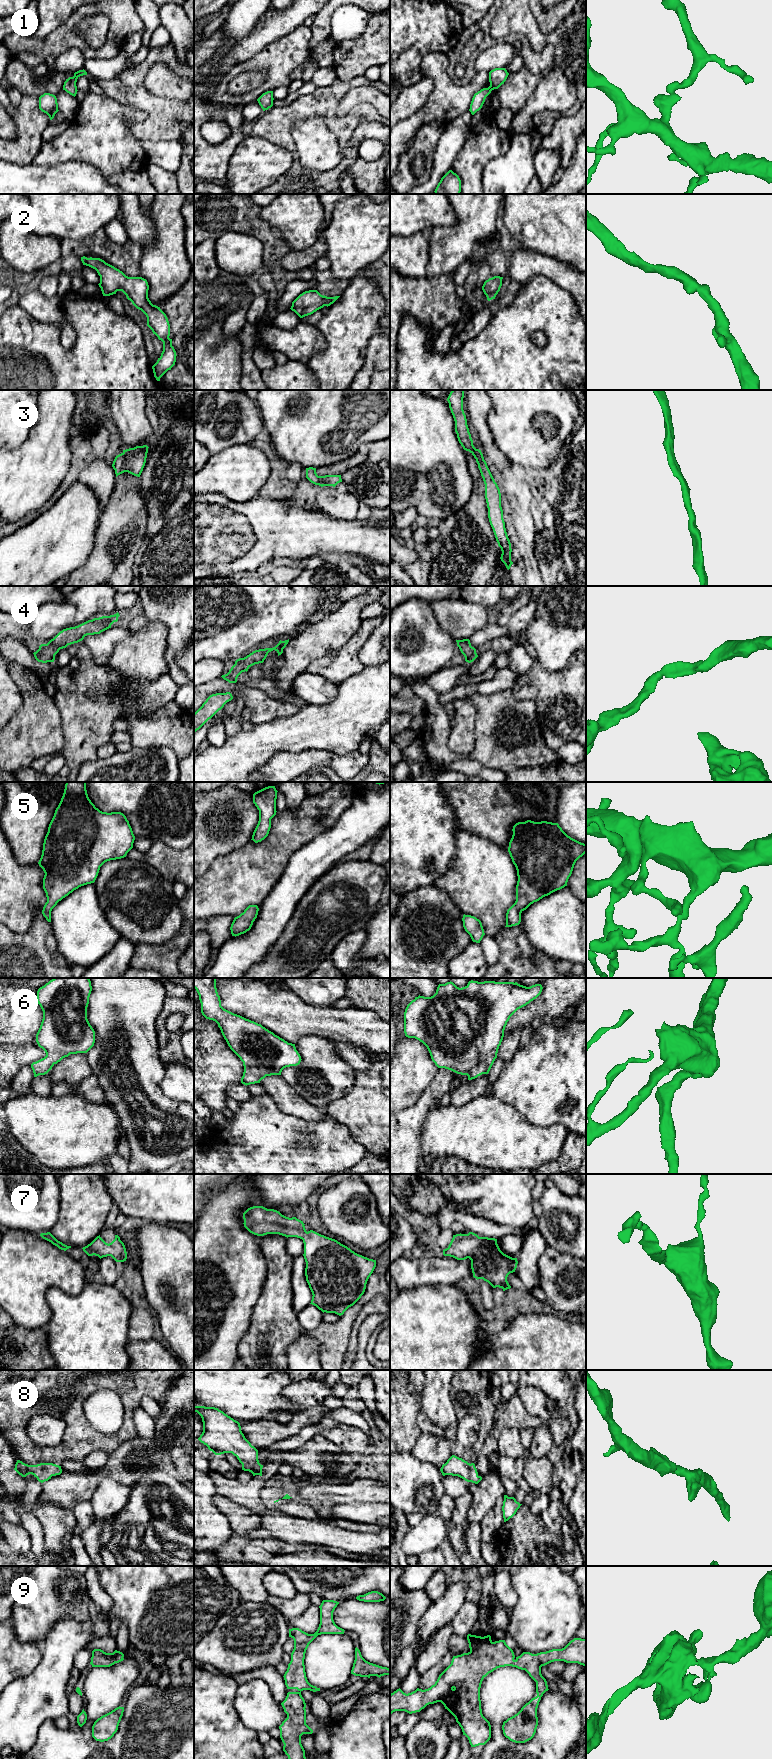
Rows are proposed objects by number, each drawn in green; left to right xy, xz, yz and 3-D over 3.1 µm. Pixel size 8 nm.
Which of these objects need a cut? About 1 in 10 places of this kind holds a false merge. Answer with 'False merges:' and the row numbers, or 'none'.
False merges: none

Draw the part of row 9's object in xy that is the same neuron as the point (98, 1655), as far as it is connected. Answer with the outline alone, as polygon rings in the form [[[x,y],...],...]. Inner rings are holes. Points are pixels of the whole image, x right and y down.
[[[94,1649],[92,1651],[92,1657],[90,1664],[92,1667],[110,1667],[115,1663],[119,1663],[124,1660],[124,1654],[115,1650],[113,1653],[106,1653],[101,1649]]]

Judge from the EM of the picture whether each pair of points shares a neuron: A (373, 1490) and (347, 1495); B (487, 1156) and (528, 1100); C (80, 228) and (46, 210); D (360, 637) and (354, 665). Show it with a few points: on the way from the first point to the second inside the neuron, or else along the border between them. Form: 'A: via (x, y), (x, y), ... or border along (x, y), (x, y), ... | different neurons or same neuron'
A: via (367, 1490), (353, 1491) | same neuron
B: border along (499, 1100), (512, 1105), (530, 1122), (539, 1125) | different neurons
C: via (72, 220), (62, 210), (54, 210) | same neuron
D: via (354, 644), (353, 658) | same neuron

